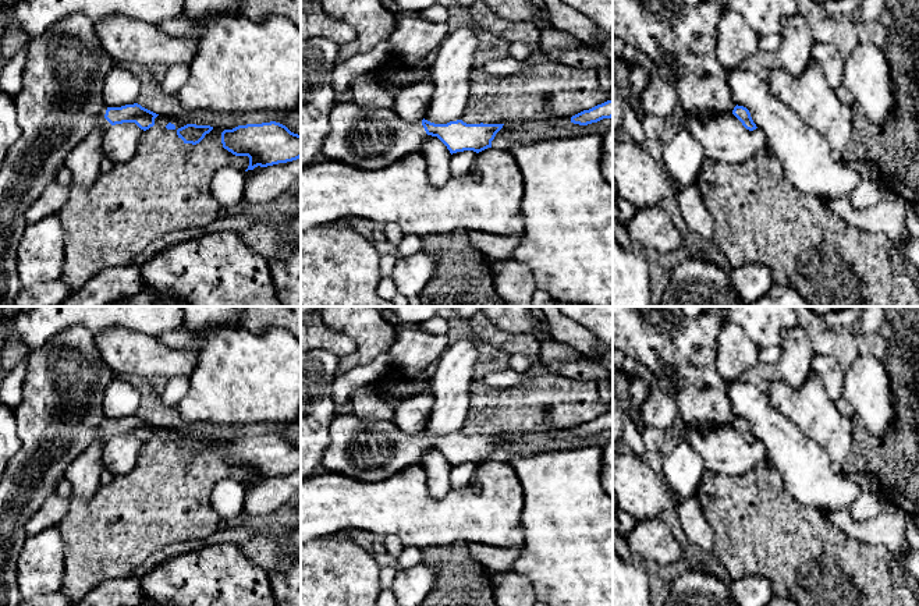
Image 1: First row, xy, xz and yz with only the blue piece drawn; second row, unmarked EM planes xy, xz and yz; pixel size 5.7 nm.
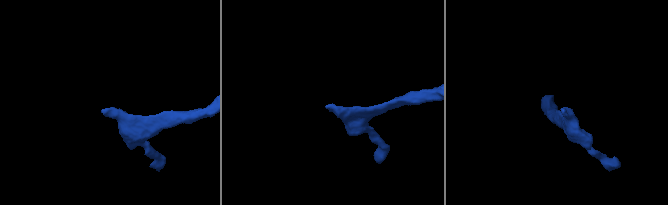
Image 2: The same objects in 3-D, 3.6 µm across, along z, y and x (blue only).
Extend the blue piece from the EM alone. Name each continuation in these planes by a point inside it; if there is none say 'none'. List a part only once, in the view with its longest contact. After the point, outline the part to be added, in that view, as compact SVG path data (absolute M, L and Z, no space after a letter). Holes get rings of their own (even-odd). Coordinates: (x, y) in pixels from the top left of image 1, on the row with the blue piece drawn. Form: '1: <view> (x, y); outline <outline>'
1: xy (61, 100); outline M79 13L65 17L28 42L22 89L14 99L21 135L8 149L0 169L0 306L15 306L14 300L22 288L17 273L17 248L28 226L26 210L57 177L61 166L65 164L65 157L92 130L97 125L103 130L111 127L104 118L107 106L103 102L102 89L104 78L114 65L116 63L100 43L93 21Z

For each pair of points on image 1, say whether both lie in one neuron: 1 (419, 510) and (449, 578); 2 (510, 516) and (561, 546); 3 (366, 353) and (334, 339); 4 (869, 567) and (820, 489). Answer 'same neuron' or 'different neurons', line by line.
1: different neurons
2: different neurons
3: different neurons
4: different neurons

